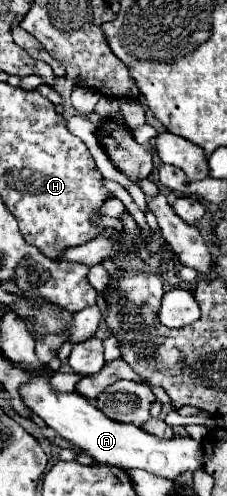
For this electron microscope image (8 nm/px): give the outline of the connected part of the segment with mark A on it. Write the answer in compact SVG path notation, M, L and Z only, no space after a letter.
M33 378L31 382L21 386L23 402L61 438L79 446L85 454L89 454L99 464L109 464L117 468L141 468L155 476L175 480L185 472L195 472L201 468L203 448L191 436L173 436L169 440L153 436L135 424L121 424L117 420L109 420L99 408L95 408L81 394L59 394L49 388L47 378Z

